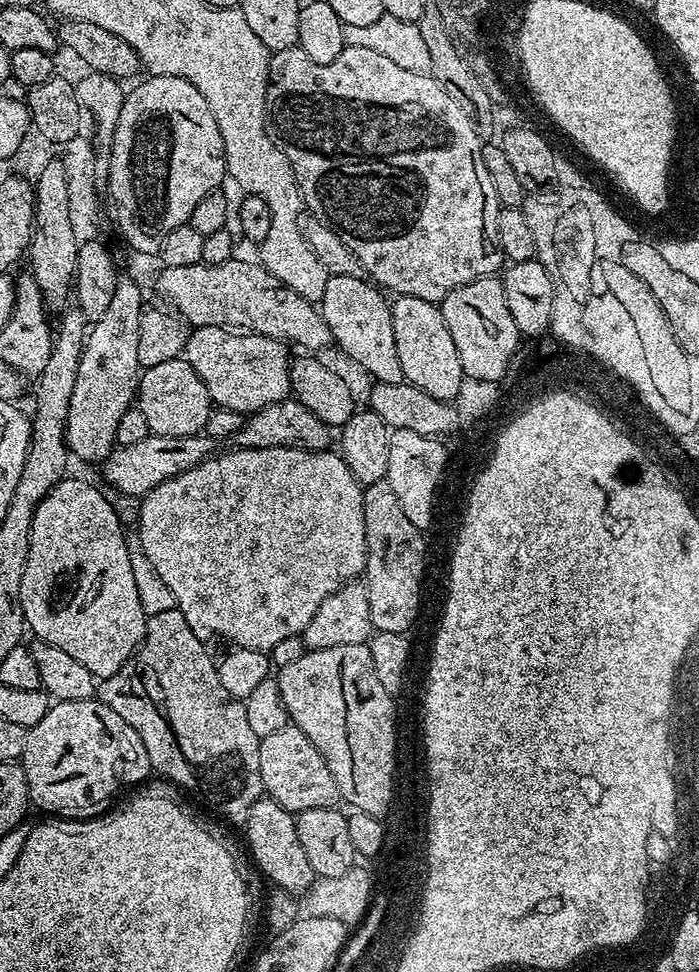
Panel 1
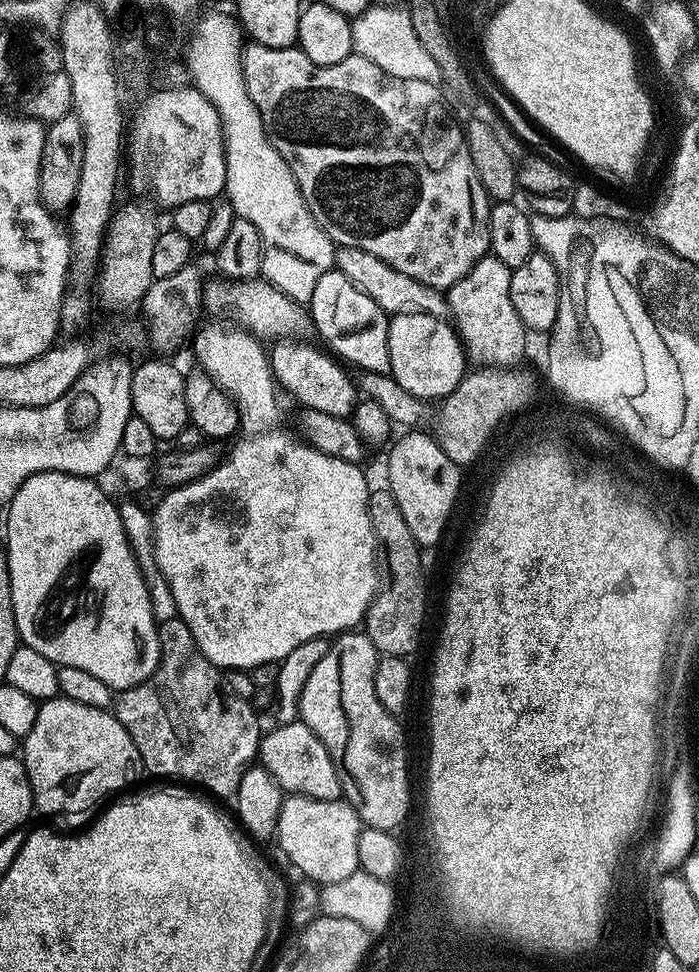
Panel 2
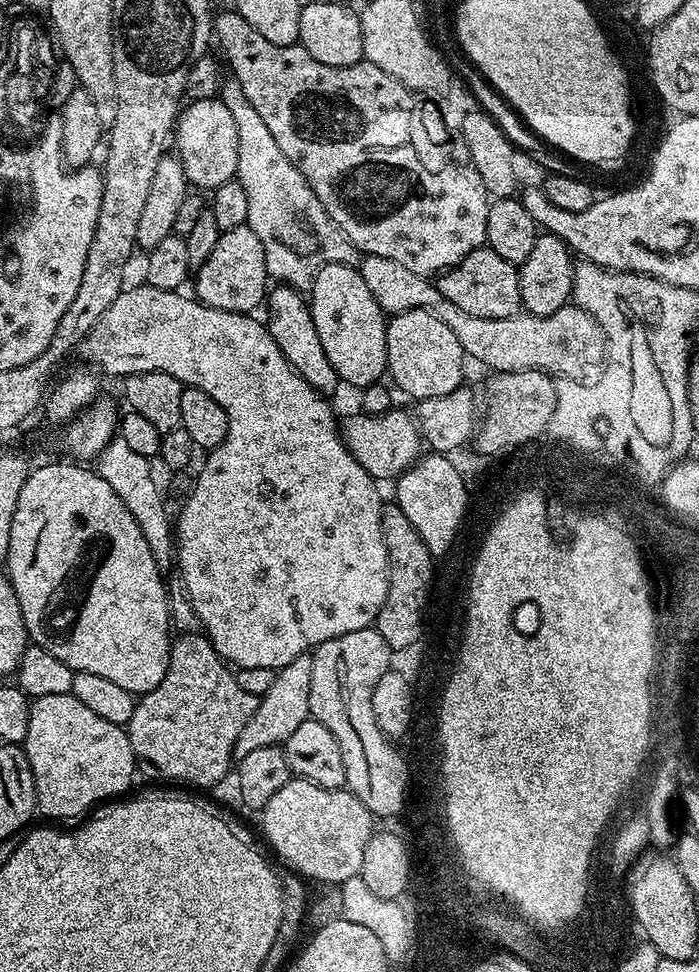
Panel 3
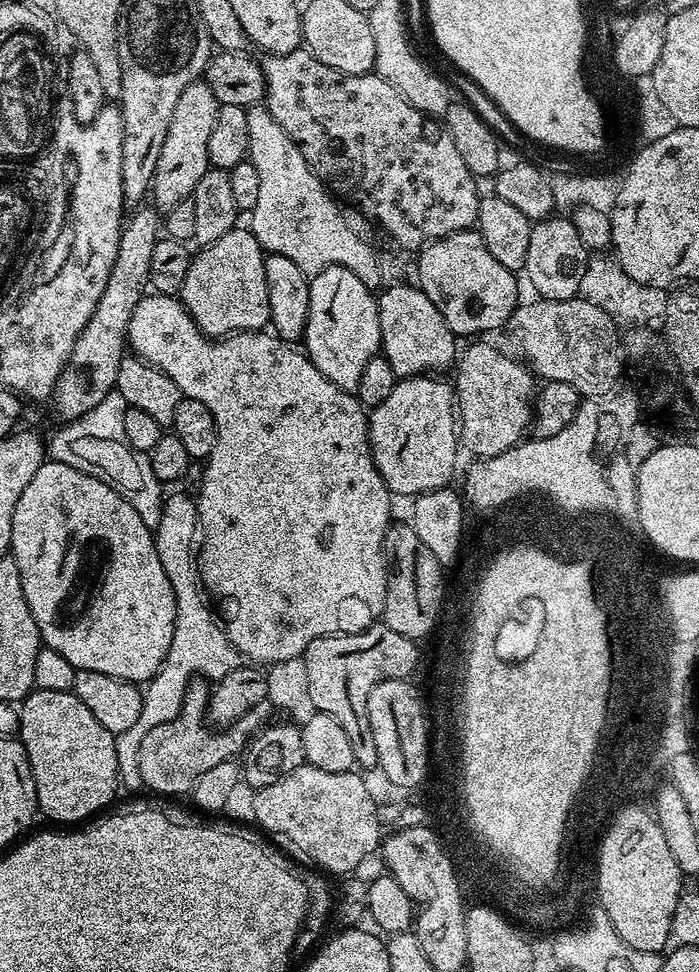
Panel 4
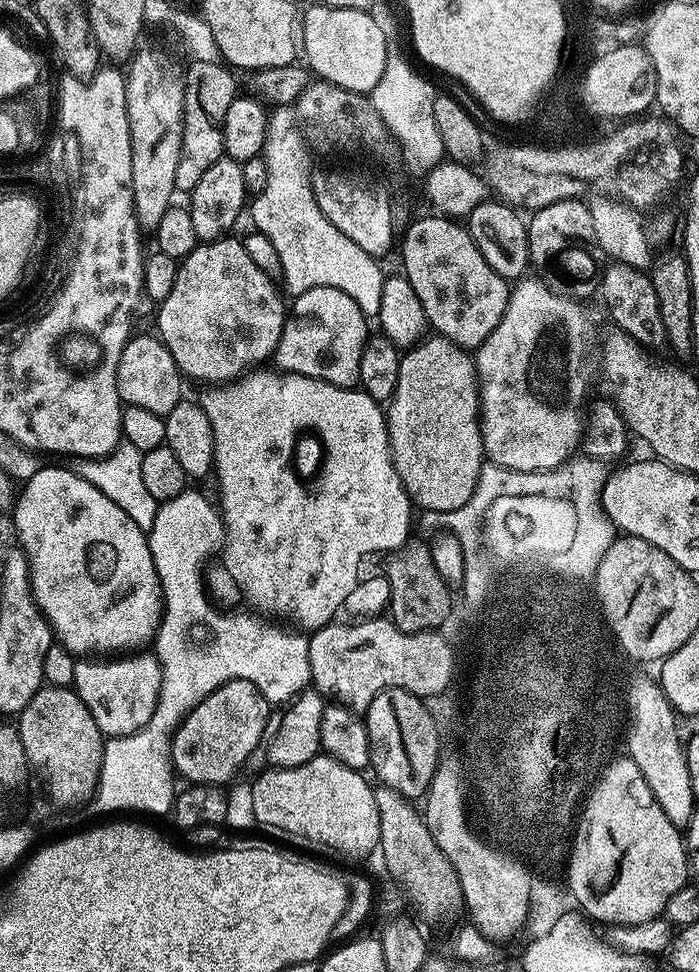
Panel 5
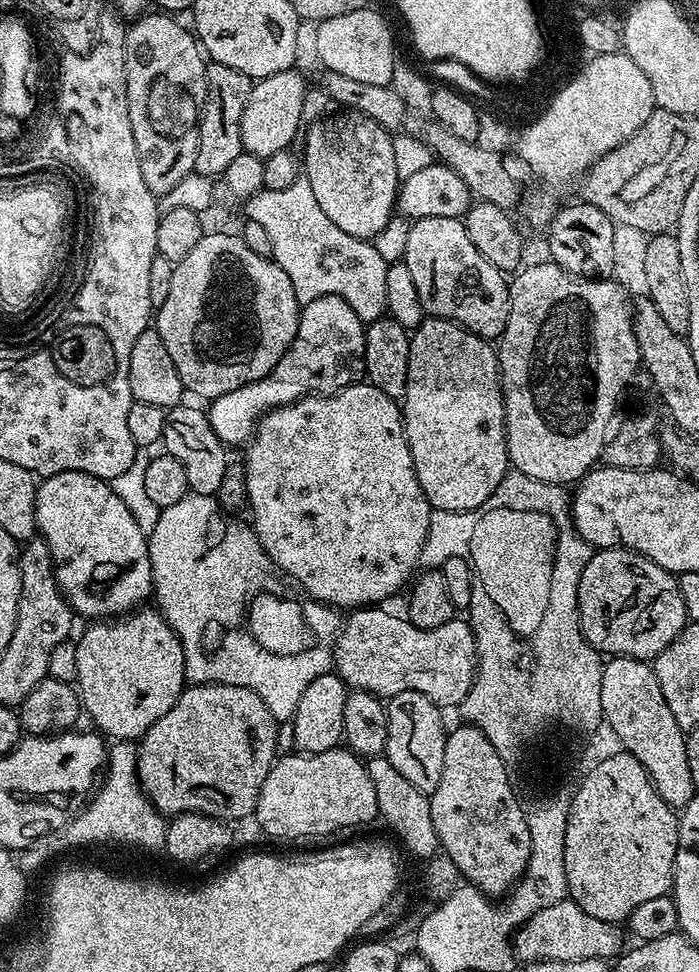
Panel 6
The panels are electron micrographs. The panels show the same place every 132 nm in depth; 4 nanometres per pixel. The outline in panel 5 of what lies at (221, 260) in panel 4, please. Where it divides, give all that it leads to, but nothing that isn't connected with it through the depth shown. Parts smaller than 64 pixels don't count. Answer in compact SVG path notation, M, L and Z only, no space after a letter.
M221 238L218 240L209 240L207 242L197 243L195 250L190 255L179 261L180 269L178 270L178 278L174 278L174 286L170 290L170 294L166 294L164 300L159 301L158 308L160 313L156 316L156 324L158 335L164 341L164 345L170 350L170 354L174 358L174 362L180 367L181 373L185 377L194 376L204 382L227 382L241 375L245 370L251 369L253 366L259 365L261 362L273 355L278 346L278 342L282 338L282 330L284 329L284 321L286 319L286 300L280 297L280 292L275 288L273 277L267 276L260 267L254 262L254 258L250 258L250 254L246 254L243 239L237 238Z

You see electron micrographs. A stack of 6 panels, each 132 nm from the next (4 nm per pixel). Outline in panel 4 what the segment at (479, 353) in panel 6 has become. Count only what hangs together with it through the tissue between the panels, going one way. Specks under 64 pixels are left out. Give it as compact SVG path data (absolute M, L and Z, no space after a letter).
M432 374L397 379L386 402L368 412L368 441L374 466L393 497L415 498L449 487L456 472L458 413L451 383Z

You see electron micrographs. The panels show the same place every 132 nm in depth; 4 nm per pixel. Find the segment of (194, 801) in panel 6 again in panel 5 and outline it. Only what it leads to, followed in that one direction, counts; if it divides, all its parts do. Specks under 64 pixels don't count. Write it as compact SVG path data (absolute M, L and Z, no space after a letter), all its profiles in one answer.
M227 680L221 688L198 702L192 713L176 727L176 735L172 738L175 771L179 775L181 772L192 784L227 785L247 756L259 744L261 747L269 727L268 711L268 699L258 690L258 686L254 686L254 682Z

